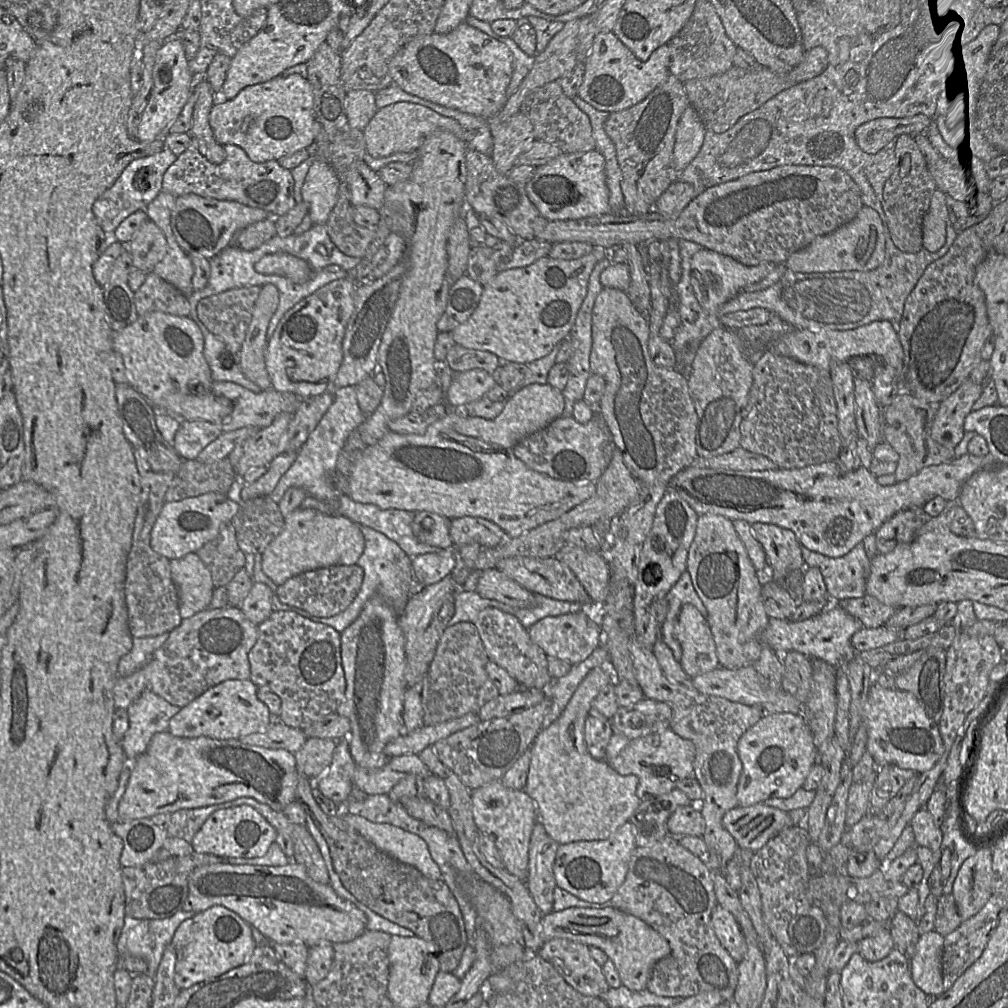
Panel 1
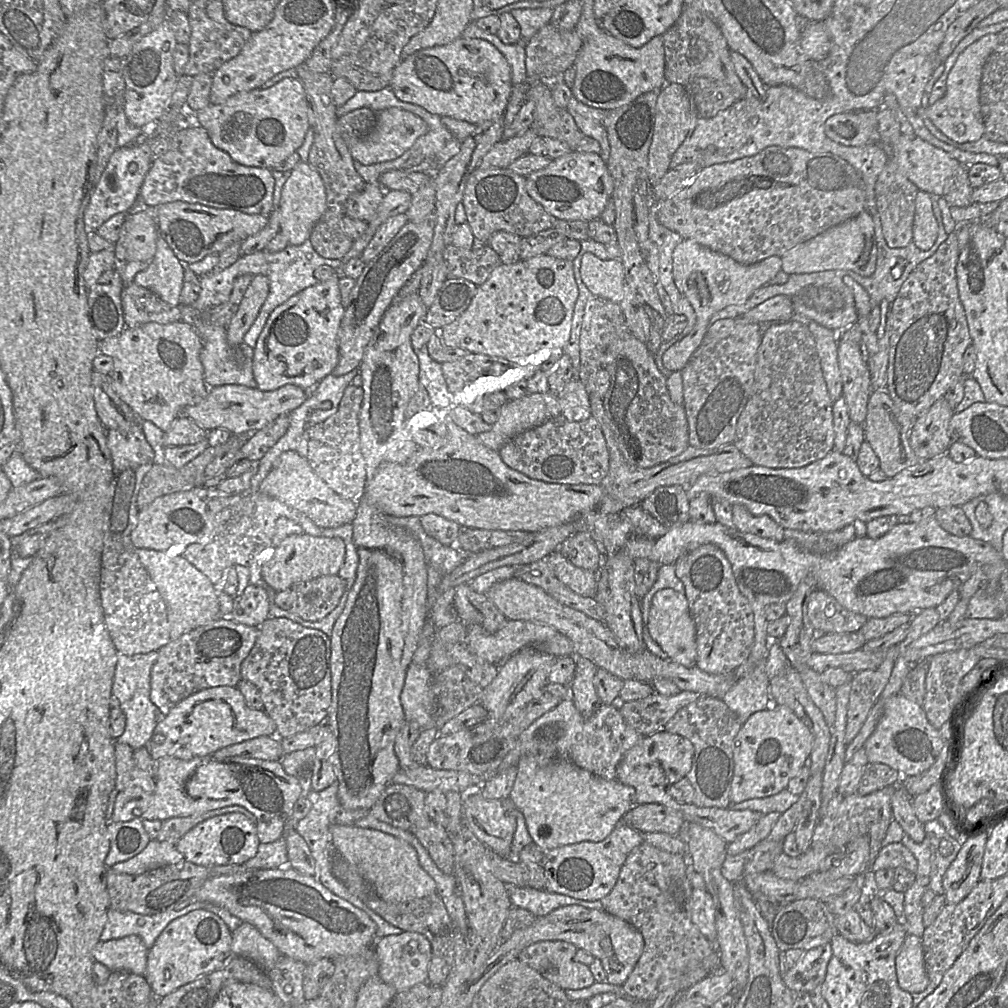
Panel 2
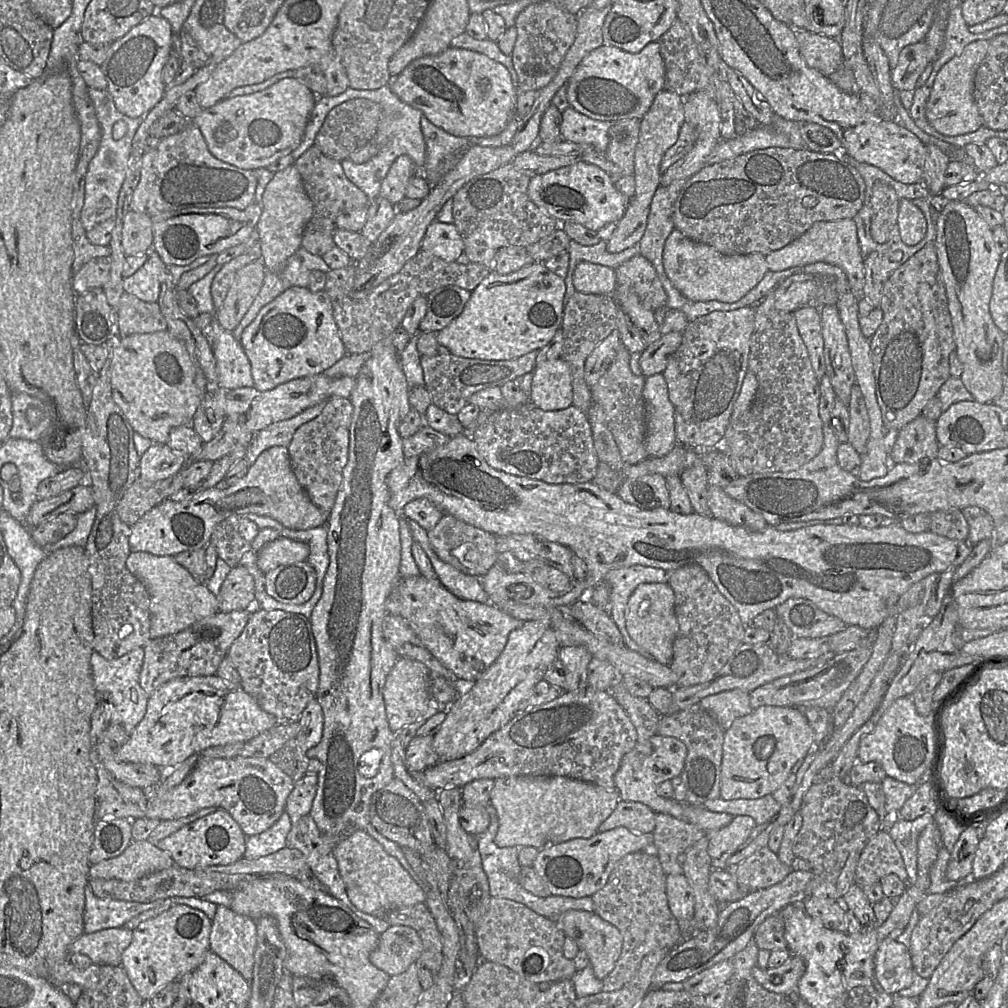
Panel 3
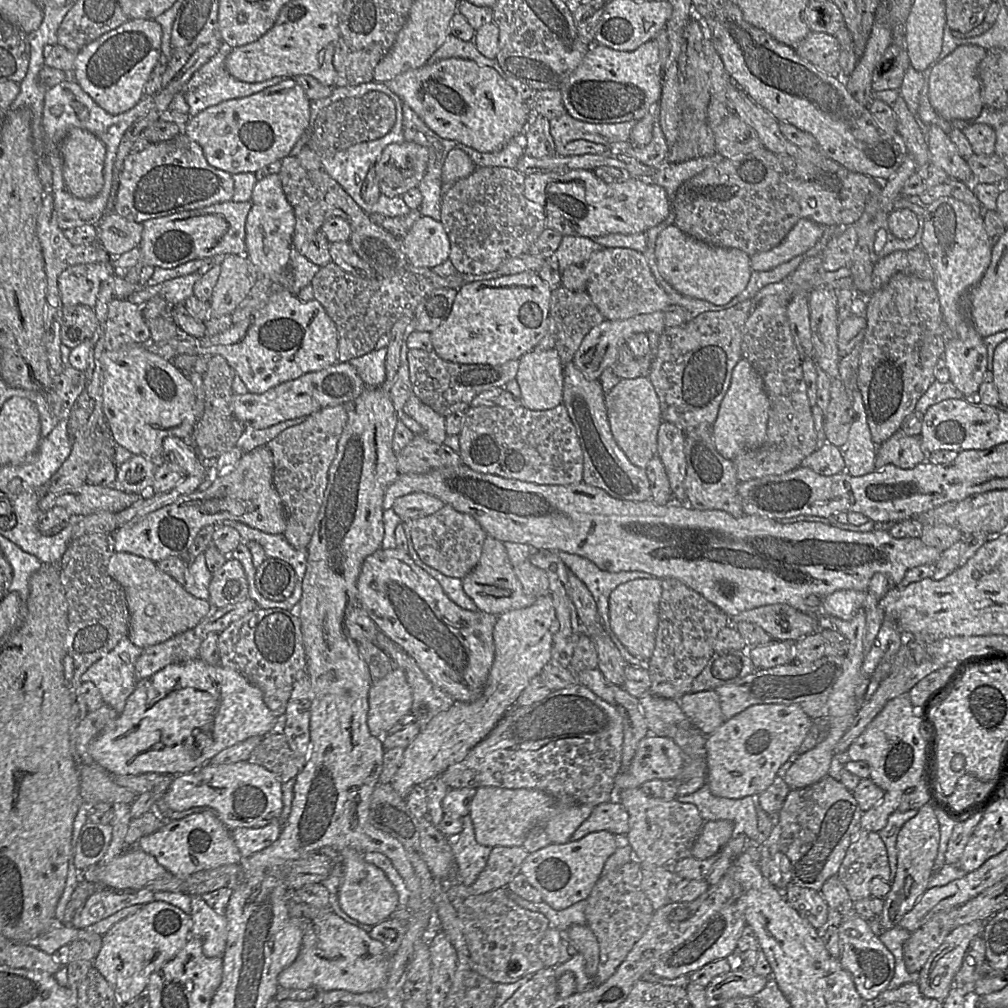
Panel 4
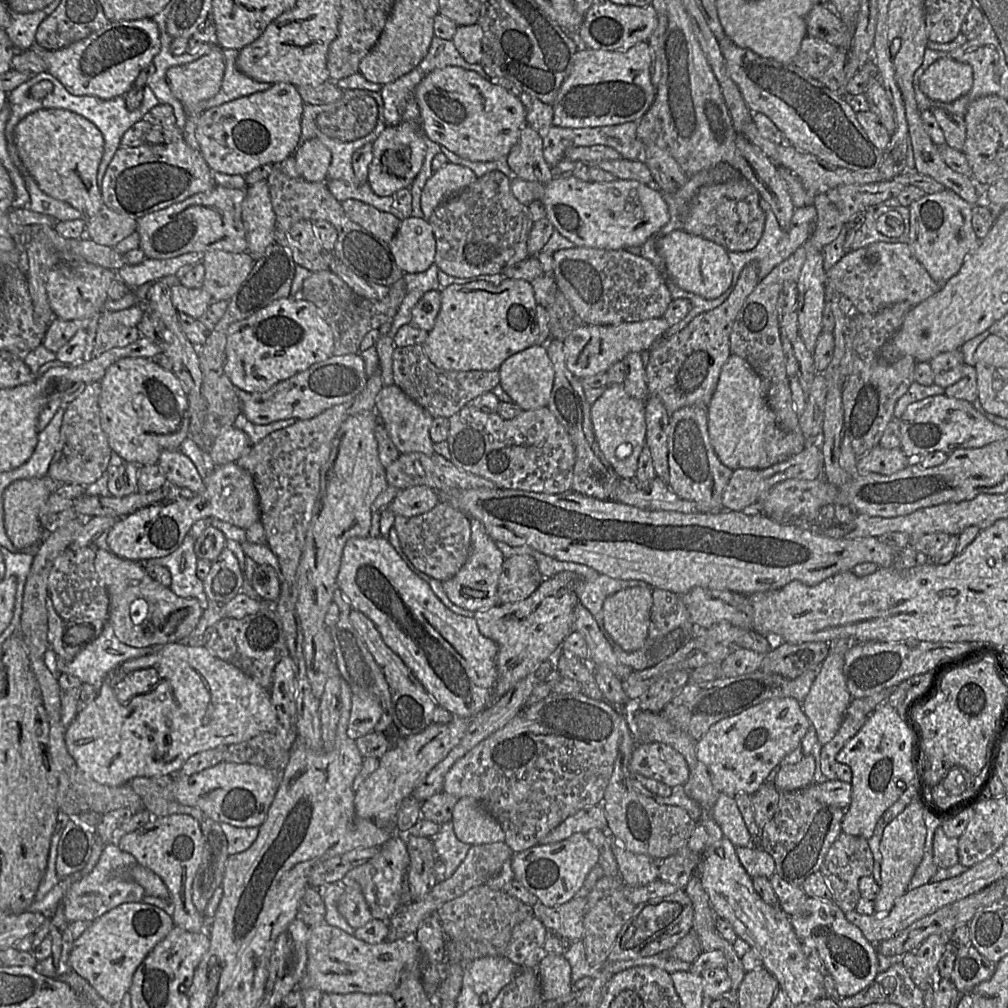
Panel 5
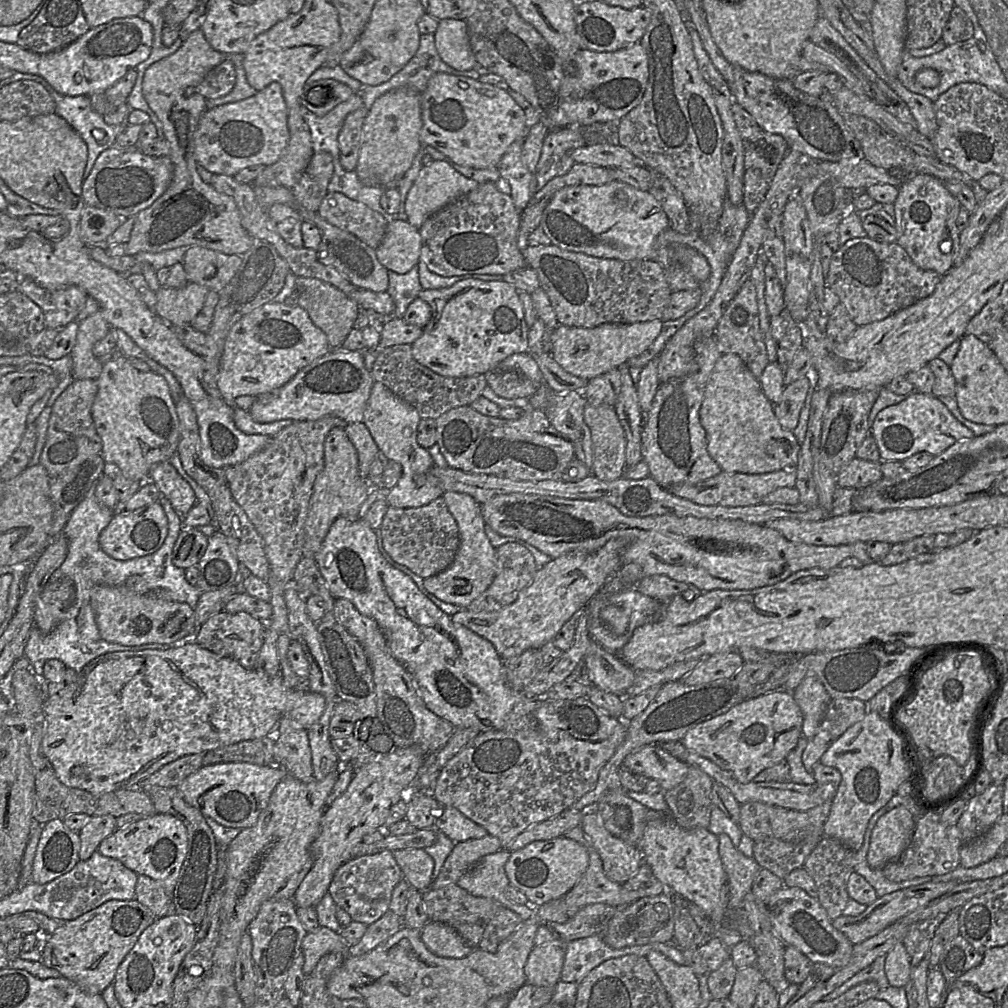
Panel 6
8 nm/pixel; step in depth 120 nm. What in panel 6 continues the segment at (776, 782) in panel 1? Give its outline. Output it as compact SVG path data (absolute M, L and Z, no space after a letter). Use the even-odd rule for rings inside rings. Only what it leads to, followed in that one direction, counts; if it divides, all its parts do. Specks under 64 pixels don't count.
M775 690L753 699L744 699L728 712L689 730L681 743L728 771L738 782L752 782L760 772L782 761L802 736L803 715L793 693Z

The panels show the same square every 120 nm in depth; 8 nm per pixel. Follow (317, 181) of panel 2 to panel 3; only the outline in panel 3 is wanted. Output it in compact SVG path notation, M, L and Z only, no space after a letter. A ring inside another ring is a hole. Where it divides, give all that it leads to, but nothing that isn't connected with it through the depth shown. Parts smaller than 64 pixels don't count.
M294 164L274 174L265 187L260 205L262 214L256 226L255 238L258 240L261 261L266 270L276 271L301 248L305 226L313 215L313 203Z

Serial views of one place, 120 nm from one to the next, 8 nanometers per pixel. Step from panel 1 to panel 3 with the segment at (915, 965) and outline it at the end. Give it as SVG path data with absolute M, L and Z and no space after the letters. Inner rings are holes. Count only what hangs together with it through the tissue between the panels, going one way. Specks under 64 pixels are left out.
M887 938L880 942L874 957L876 981L888 994L909 987L915 974L907 945Z

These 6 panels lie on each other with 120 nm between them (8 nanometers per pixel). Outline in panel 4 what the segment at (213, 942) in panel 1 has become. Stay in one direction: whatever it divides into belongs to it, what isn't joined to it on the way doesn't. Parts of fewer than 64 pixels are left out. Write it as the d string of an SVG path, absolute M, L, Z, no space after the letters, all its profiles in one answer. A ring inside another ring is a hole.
M153 901L136 913L115 923L104 935L95 967L112 986L122 1004L145 992L150 975L170 961L192 937L190 914L171 904Z

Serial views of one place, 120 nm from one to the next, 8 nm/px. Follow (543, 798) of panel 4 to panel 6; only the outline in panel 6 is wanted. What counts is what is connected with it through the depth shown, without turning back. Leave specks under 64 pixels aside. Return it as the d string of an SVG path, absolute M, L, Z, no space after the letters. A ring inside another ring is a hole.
M445 807L437 818L434 829L444 833L455 843L485 837L489 833L454 807Z

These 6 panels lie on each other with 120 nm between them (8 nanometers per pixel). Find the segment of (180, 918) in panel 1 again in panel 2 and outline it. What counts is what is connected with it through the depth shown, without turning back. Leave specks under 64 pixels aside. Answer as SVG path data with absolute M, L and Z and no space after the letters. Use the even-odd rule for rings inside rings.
M196 902L182 910L171 910L155 915L141 915L110 908L107 912L107 922L101 933L100 940L108 941L136 935L149 950L171 921L193 910L207 910L207 904L212 903Z

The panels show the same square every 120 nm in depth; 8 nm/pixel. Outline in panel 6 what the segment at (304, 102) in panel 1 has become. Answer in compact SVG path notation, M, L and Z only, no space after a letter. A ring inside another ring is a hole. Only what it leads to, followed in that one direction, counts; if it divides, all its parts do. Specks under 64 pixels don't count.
M273 82L249 98L206 109L194 135L194 159L213 174L234 177L251 166L275 164L286 150L289 138L283 89Z

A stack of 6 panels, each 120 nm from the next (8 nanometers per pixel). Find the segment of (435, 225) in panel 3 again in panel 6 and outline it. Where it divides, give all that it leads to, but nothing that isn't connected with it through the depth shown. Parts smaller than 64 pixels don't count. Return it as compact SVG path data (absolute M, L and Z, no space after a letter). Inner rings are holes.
M396 219L388 224L385 237L376 248L379 262L398 274L411 271L420 262L421 235L419 229L405 220Z

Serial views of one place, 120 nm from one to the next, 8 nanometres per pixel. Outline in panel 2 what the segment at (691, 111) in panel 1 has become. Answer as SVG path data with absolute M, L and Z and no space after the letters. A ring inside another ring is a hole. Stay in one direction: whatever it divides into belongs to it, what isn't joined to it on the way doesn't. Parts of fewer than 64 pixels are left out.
M666 84L660 90L656 104L655 131L649 149L647 168L647 179L654 188L668 172L674 153L692 134L698 119L695 104L684 86Z

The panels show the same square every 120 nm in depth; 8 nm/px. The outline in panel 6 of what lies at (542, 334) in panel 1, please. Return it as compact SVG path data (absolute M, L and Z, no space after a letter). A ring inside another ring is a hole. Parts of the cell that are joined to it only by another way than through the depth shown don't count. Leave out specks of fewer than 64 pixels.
M466 279L458 281L447 288L422 290L421 300L427 302L432 309L432 317L429 323L422 329L422 335L412 343L412 354L421 365L431 369L433 372L444 377L470 377L485 374L494 370L498 363L508 356L516 353L528 352L528 330L529 327L524 319L522 303L518 297L518 290L510 283L504 281L482 281L478 279Z

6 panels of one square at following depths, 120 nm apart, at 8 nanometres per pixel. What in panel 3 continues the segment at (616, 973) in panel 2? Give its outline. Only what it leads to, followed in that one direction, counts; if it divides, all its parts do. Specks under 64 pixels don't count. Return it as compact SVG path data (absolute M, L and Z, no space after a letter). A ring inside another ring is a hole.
M571 910L552 920L566 937L586 952L595 977L606 978L621 954L621 932L592 912Z

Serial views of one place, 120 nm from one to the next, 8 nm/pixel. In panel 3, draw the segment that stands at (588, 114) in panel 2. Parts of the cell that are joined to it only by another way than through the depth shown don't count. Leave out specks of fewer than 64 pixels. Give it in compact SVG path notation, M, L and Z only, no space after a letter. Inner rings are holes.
M570 106L563 112L560 135L566 141L588 145L605 154L610 142L609 130L613 123L594 120Z

